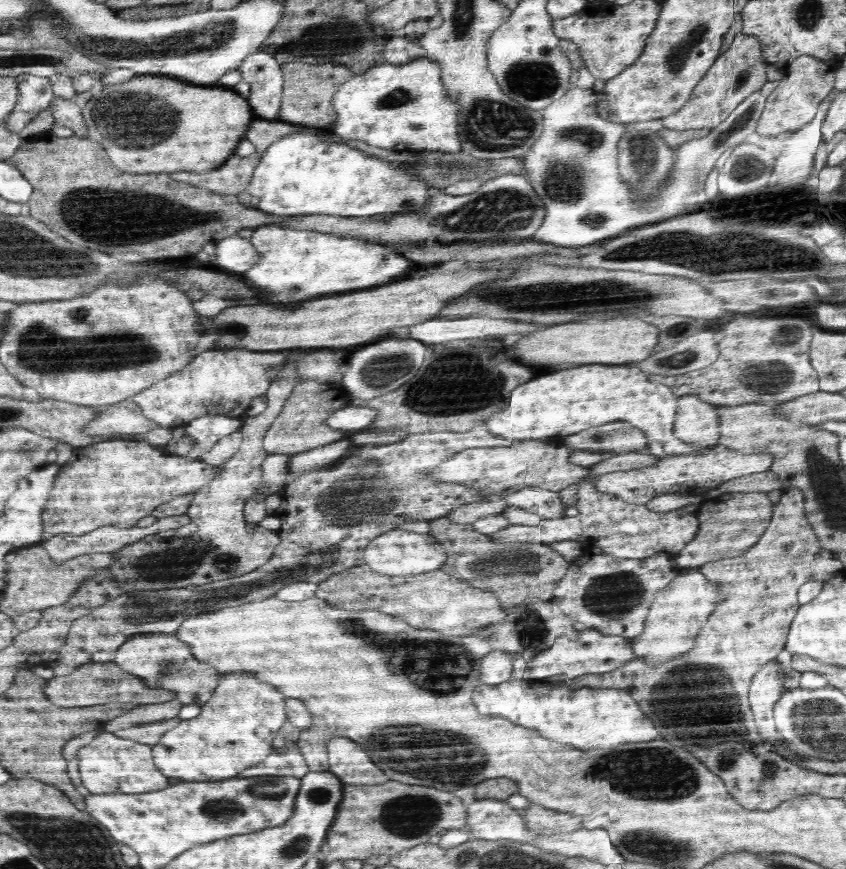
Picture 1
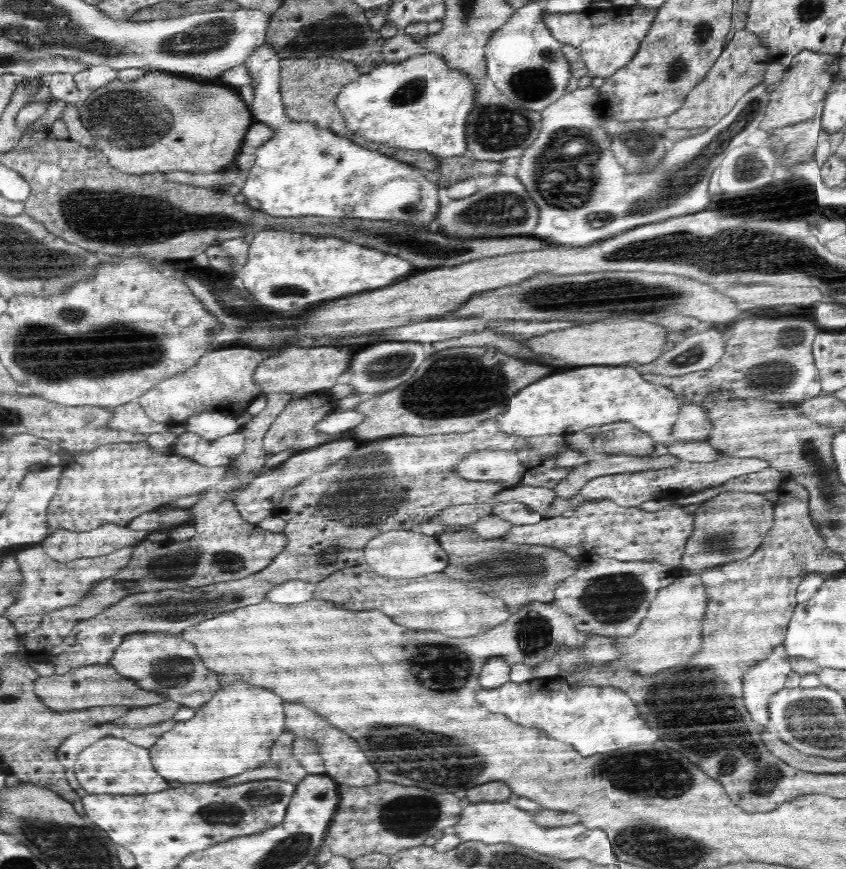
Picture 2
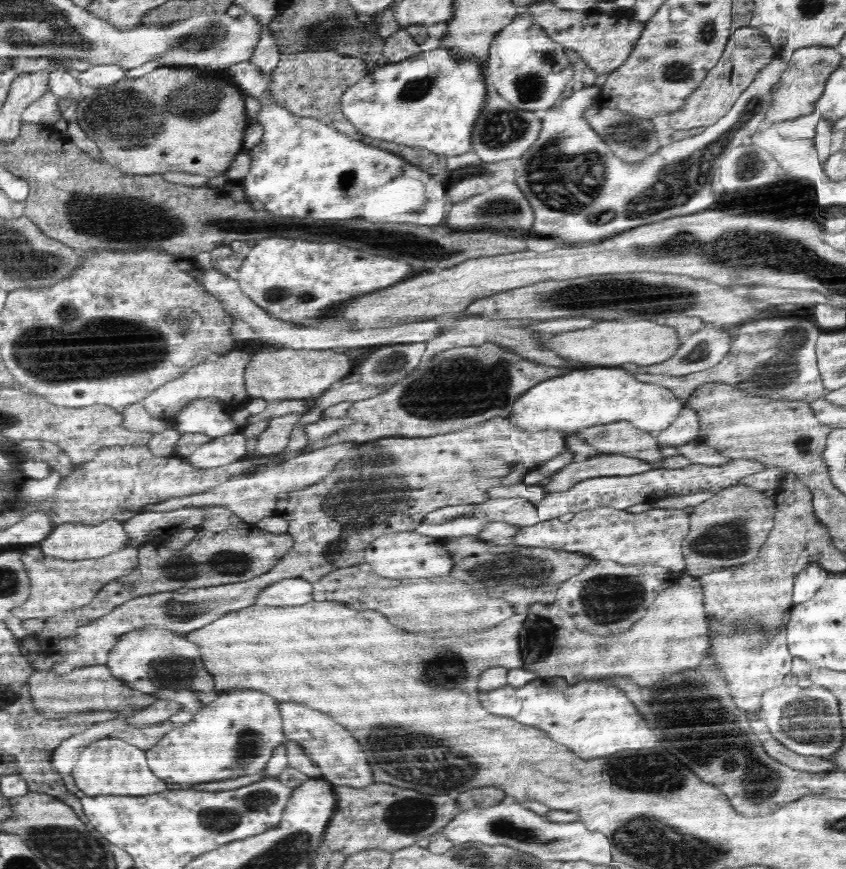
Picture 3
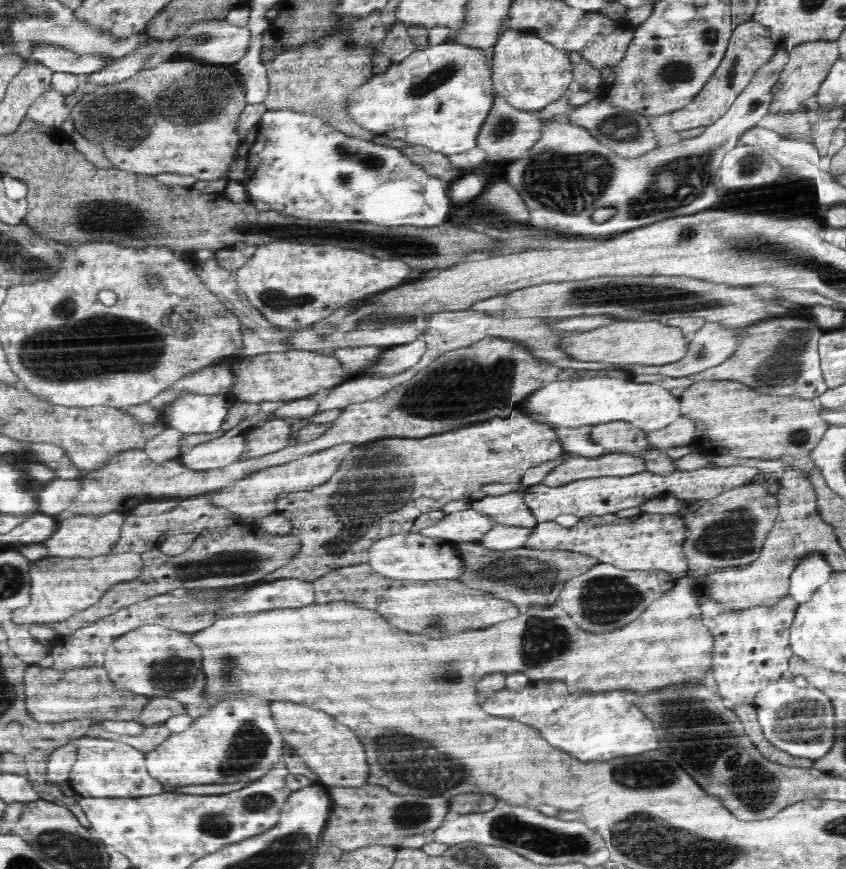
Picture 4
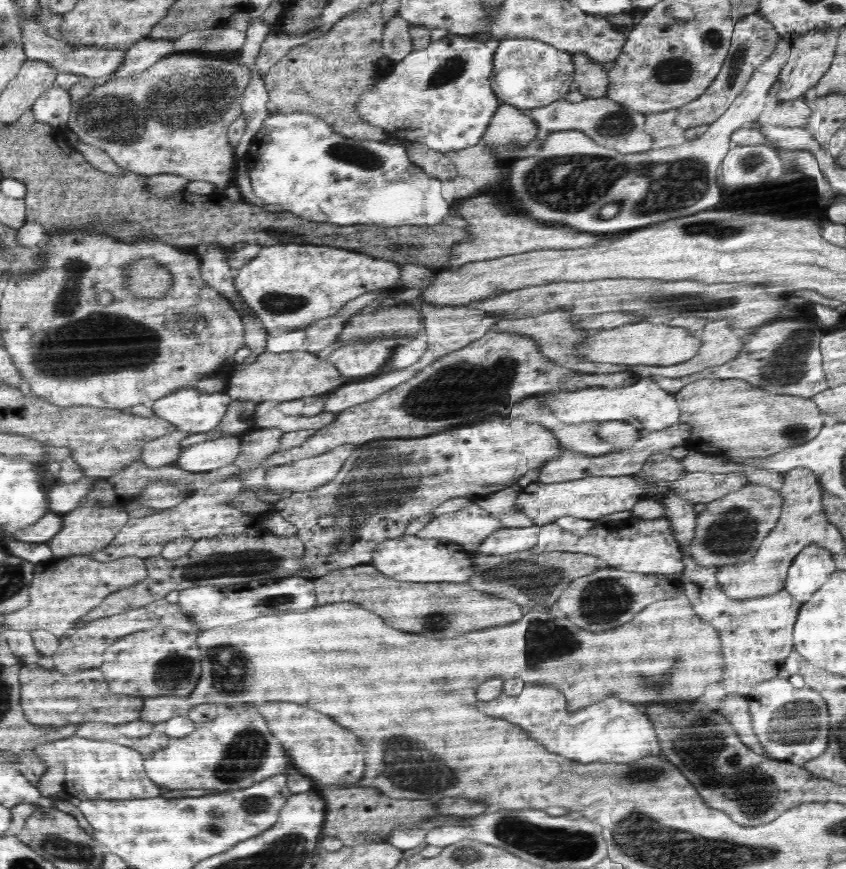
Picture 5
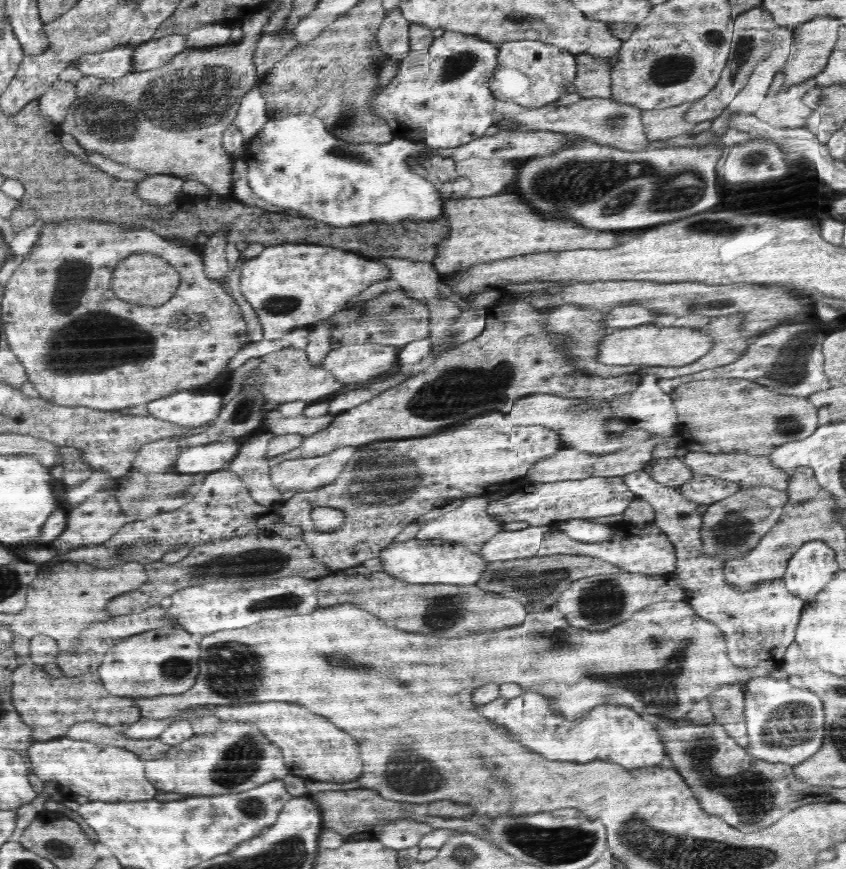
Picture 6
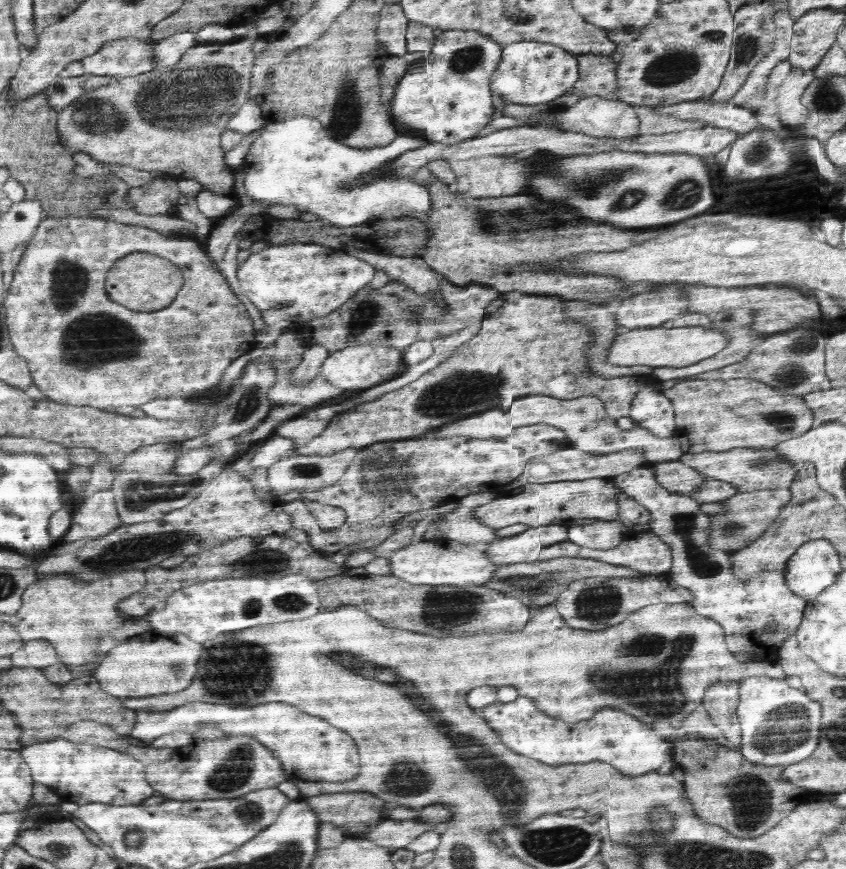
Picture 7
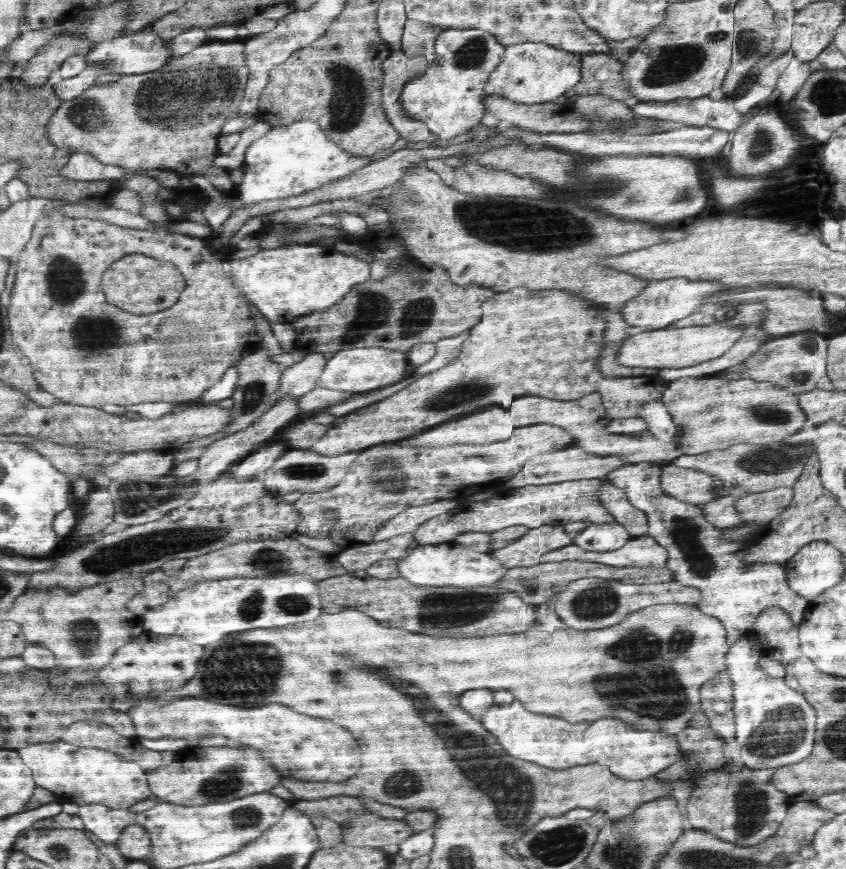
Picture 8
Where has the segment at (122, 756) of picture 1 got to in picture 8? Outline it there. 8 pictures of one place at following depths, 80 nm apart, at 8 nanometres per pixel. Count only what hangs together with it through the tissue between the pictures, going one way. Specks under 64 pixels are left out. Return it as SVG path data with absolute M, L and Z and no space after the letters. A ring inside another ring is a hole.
M62 740L52 743L26 744L16 749L28 769L33 773L35 784L64 802L86 804L101 803L108 808L130 808L150 796L146 772L136 764L104 750L80 748Z

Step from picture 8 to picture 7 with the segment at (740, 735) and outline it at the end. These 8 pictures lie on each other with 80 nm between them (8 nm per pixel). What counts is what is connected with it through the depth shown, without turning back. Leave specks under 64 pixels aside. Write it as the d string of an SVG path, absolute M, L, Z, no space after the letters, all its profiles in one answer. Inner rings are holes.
M749 676L738 683L740 704L736 714L742 728L740 753L746 761L754 765L788 766L813 756L821 731L819 702L810 700L803 690L791 688L784 679ZM786 738L798 738L798 742L788 742Z

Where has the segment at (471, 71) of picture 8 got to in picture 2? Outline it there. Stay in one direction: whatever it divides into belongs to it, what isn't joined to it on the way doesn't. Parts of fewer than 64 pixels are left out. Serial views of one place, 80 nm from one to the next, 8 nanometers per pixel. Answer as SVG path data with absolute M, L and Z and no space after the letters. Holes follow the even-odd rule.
M426 52L401 63L382 64L372 72L361 74L360 78L340 91L335 103L345 118L348 130L356 136L396 148L428 150L430 154L448 158L462 156L467 151L466 124L474 106L474 86L468 73L454 71L448 67L444 57Z

